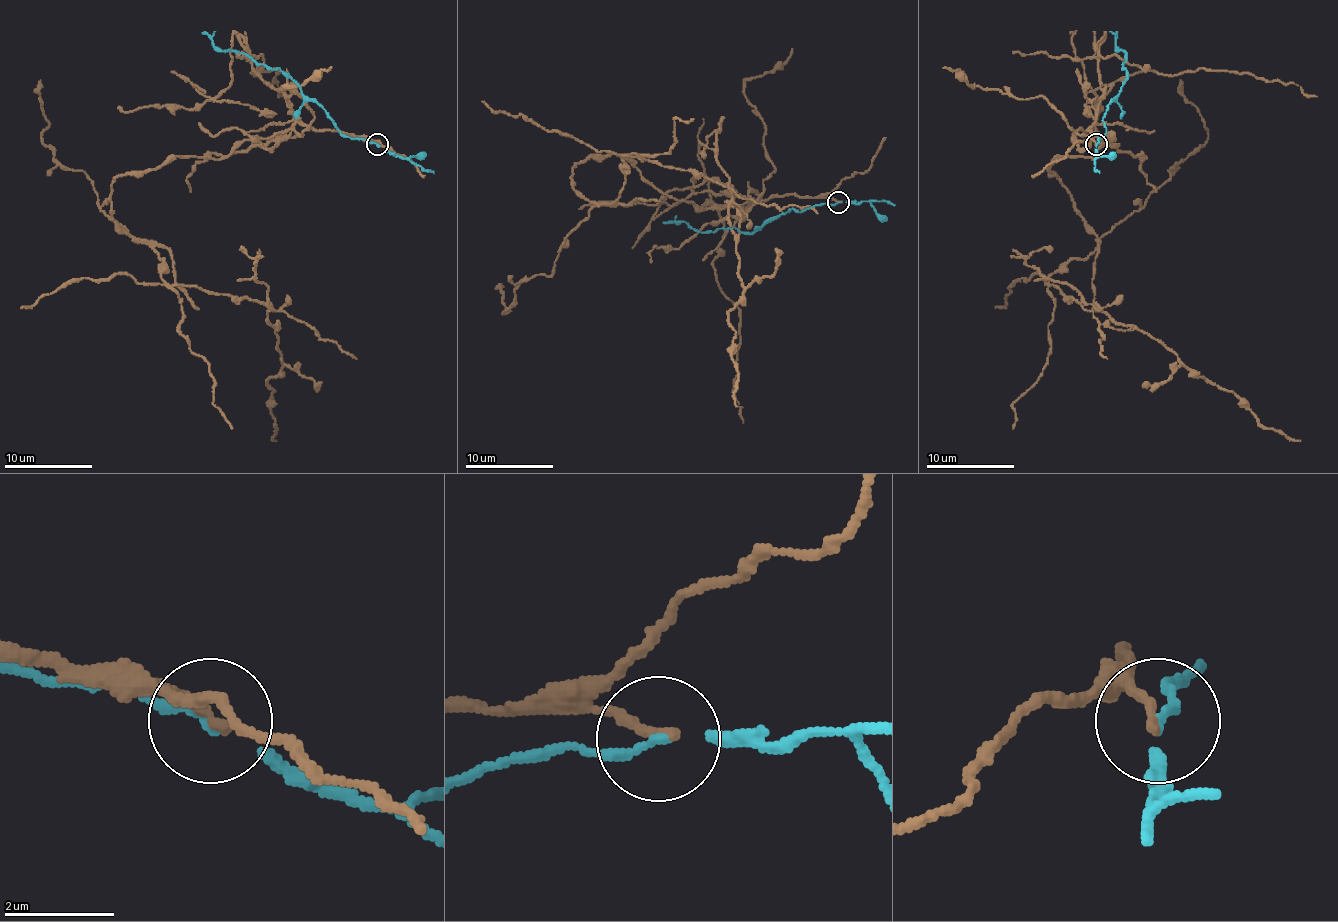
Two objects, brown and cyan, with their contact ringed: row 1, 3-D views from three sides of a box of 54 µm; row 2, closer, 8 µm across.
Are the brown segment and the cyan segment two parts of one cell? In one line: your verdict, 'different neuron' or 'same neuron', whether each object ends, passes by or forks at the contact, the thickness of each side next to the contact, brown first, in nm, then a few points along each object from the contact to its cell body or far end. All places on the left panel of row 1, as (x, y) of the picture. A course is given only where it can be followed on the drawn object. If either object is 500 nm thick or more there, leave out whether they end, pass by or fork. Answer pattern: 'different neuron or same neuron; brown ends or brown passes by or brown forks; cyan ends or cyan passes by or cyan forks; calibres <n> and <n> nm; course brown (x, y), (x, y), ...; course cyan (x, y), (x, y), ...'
different neuron; brown ends; cyan passes by; calibres 200 and 130 nm; course brown (377, 145), (293, 123), (111, 182), (111, 217), (164, 259), (170, 285), (269, 303), (276, 441); course cyan (377, 145), (344, 136), (331, 116), (278, 68), (256, 64), (243, 53), (221, 51), (201, 33)

